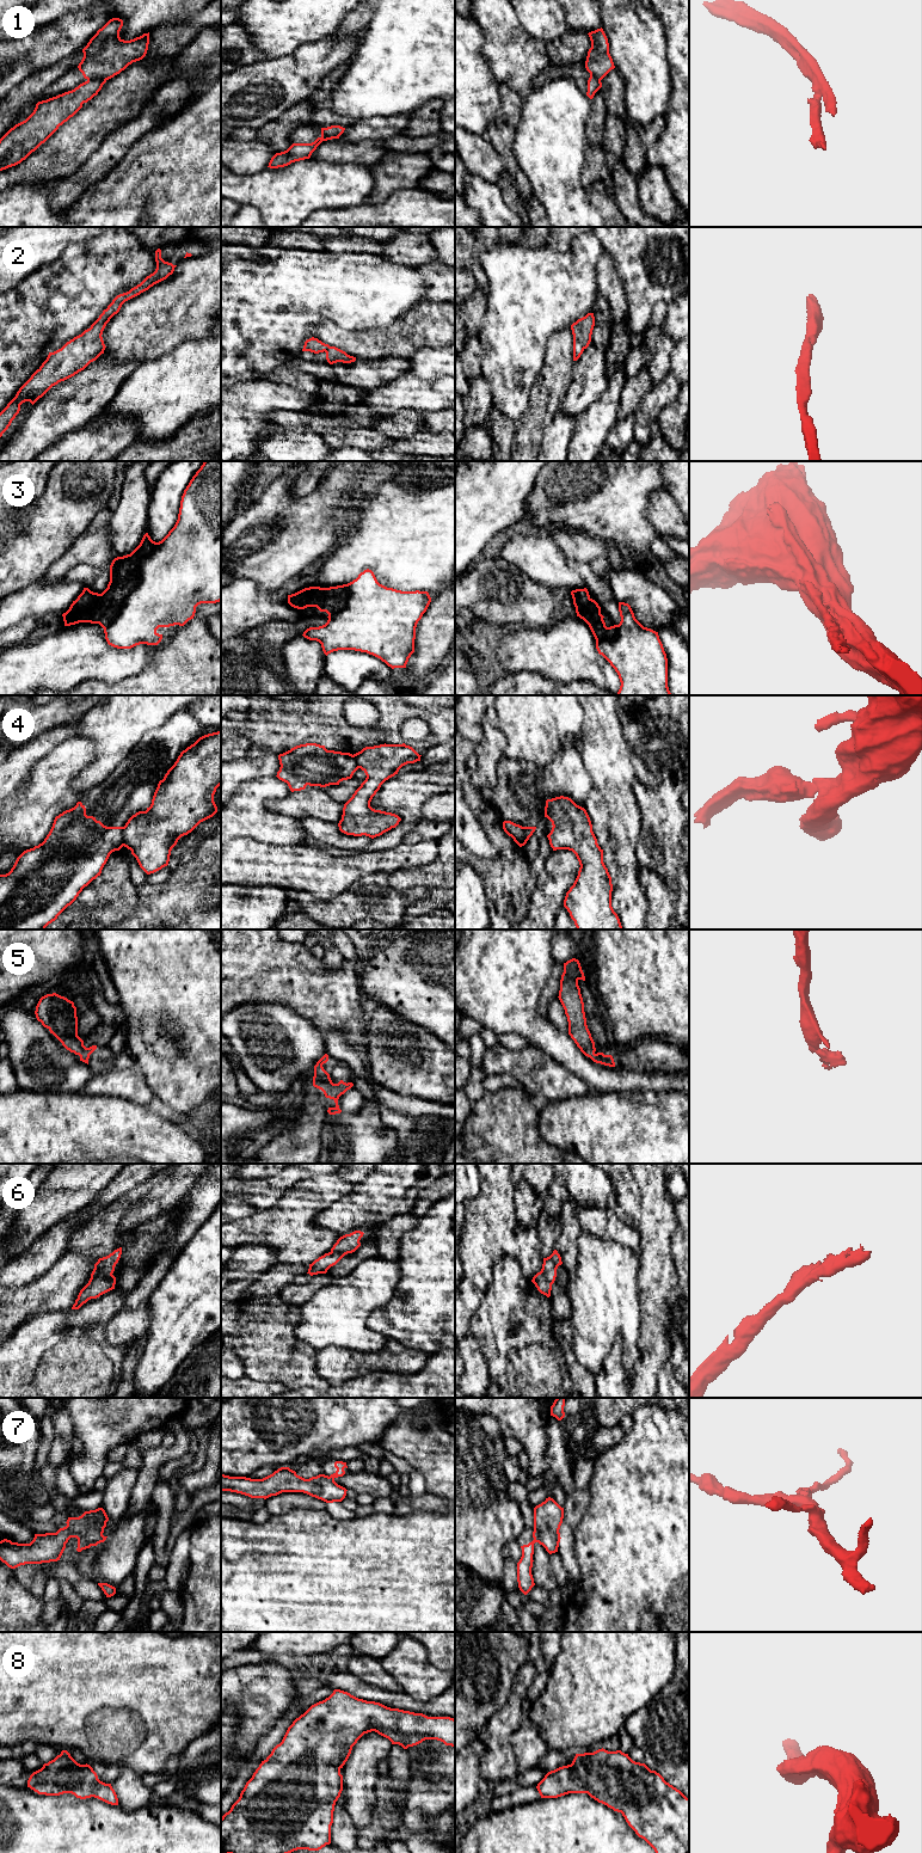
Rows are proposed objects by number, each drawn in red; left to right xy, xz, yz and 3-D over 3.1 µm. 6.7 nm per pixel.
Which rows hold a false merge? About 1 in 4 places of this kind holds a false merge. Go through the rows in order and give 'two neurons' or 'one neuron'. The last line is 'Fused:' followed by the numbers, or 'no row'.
1: two neurons
2: one neuron
3: two neurons
4: two neurons
5: one neuron
6: one neuron
7: two neurons
8: one neuron
Fused: 1, 3, 4, 7

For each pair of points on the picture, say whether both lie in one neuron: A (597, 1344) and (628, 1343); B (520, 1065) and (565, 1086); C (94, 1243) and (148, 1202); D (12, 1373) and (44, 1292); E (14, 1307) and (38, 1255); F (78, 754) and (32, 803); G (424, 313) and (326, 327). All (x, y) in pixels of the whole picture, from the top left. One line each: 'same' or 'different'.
A: same
B: same
C: different
D: different
E: different
F: same
G: same

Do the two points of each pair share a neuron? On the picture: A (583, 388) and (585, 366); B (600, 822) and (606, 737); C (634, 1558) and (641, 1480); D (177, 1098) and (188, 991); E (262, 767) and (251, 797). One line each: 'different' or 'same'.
A: same
B: different
C: same
D: same
E: different

